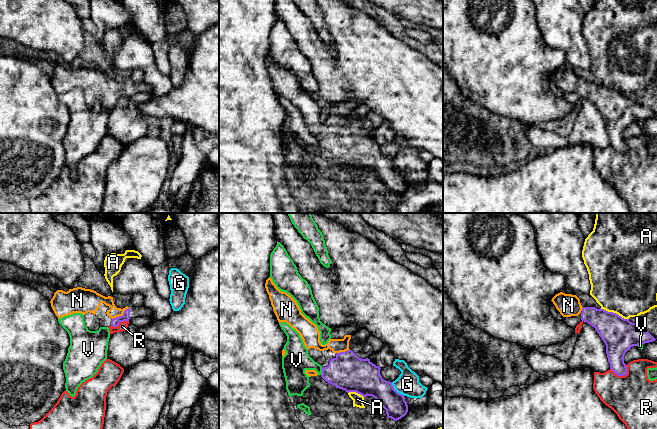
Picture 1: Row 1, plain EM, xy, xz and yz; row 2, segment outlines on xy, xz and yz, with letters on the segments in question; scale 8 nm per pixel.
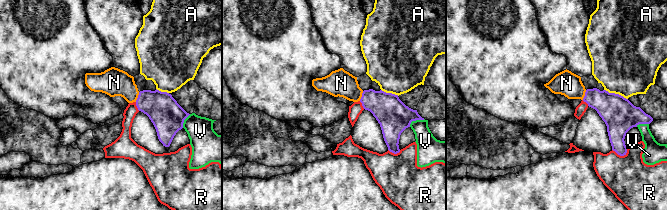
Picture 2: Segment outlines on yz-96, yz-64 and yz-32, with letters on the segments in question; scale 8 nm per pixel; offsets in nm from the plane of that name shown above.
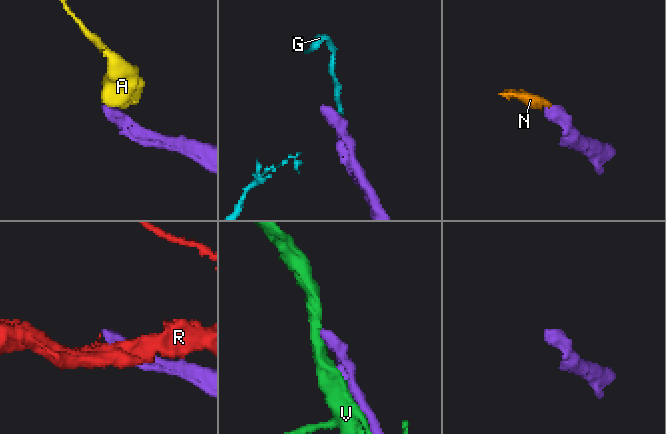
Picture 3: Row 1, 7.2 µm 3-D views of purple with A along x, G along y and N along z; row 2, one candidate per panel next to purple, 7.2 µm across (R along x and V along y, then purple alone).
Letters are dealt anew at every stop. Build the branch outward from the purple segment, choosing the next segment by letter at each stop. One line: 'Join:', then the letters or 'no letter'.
Join: N

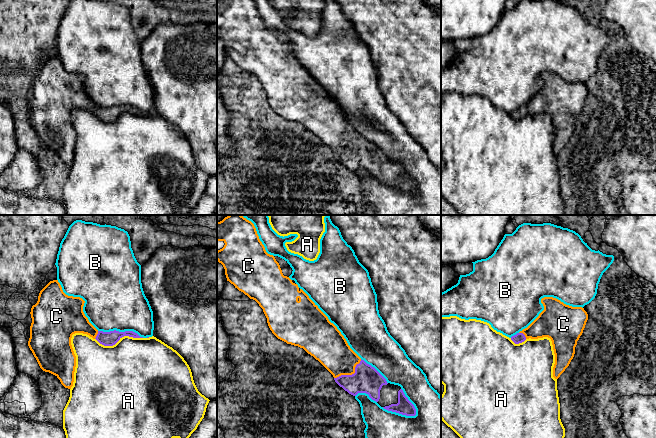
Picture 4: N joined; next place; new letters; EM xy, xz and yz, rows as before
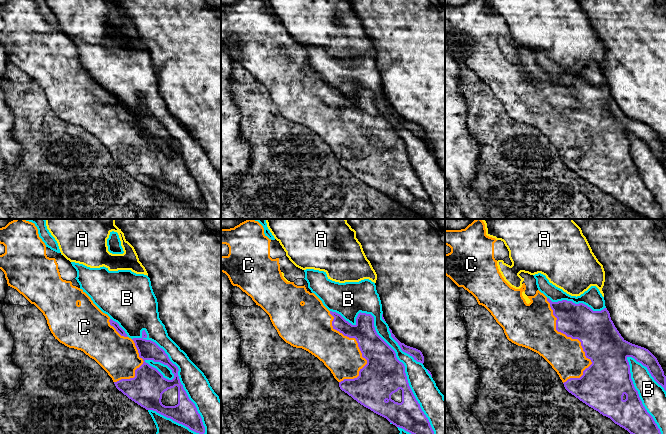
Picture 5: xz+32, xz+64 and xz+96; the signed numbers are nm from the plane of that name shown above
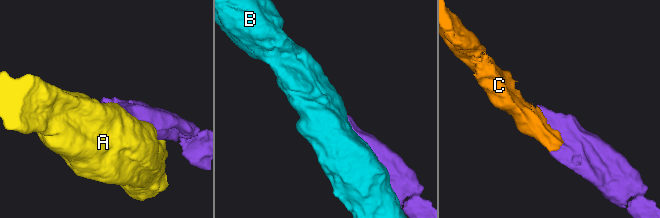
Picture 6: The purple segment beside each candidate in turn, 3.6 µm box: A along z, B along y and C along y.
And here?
Join: C

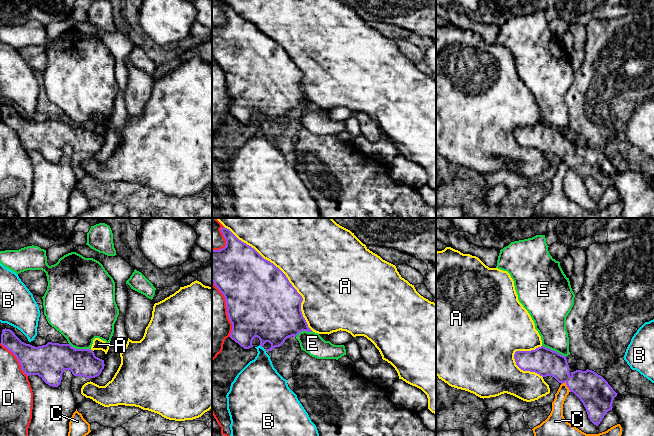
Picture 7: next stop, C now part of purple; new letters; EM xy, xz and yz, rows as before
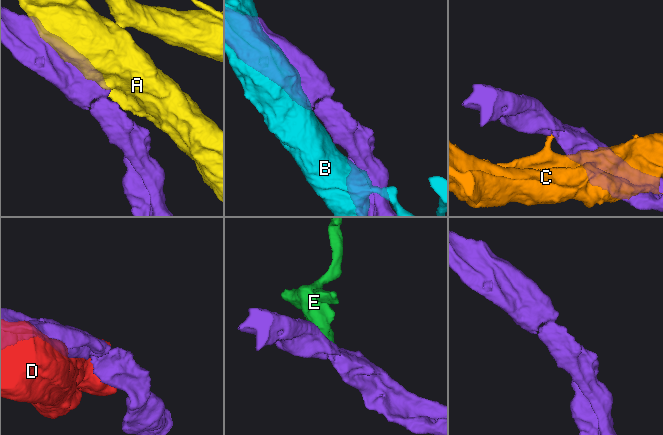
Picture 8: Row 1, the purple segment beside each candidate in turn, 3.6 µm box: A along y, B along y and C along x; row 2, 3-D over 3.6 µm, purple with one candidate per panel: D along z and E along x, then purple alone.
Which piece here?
Join: no letter

